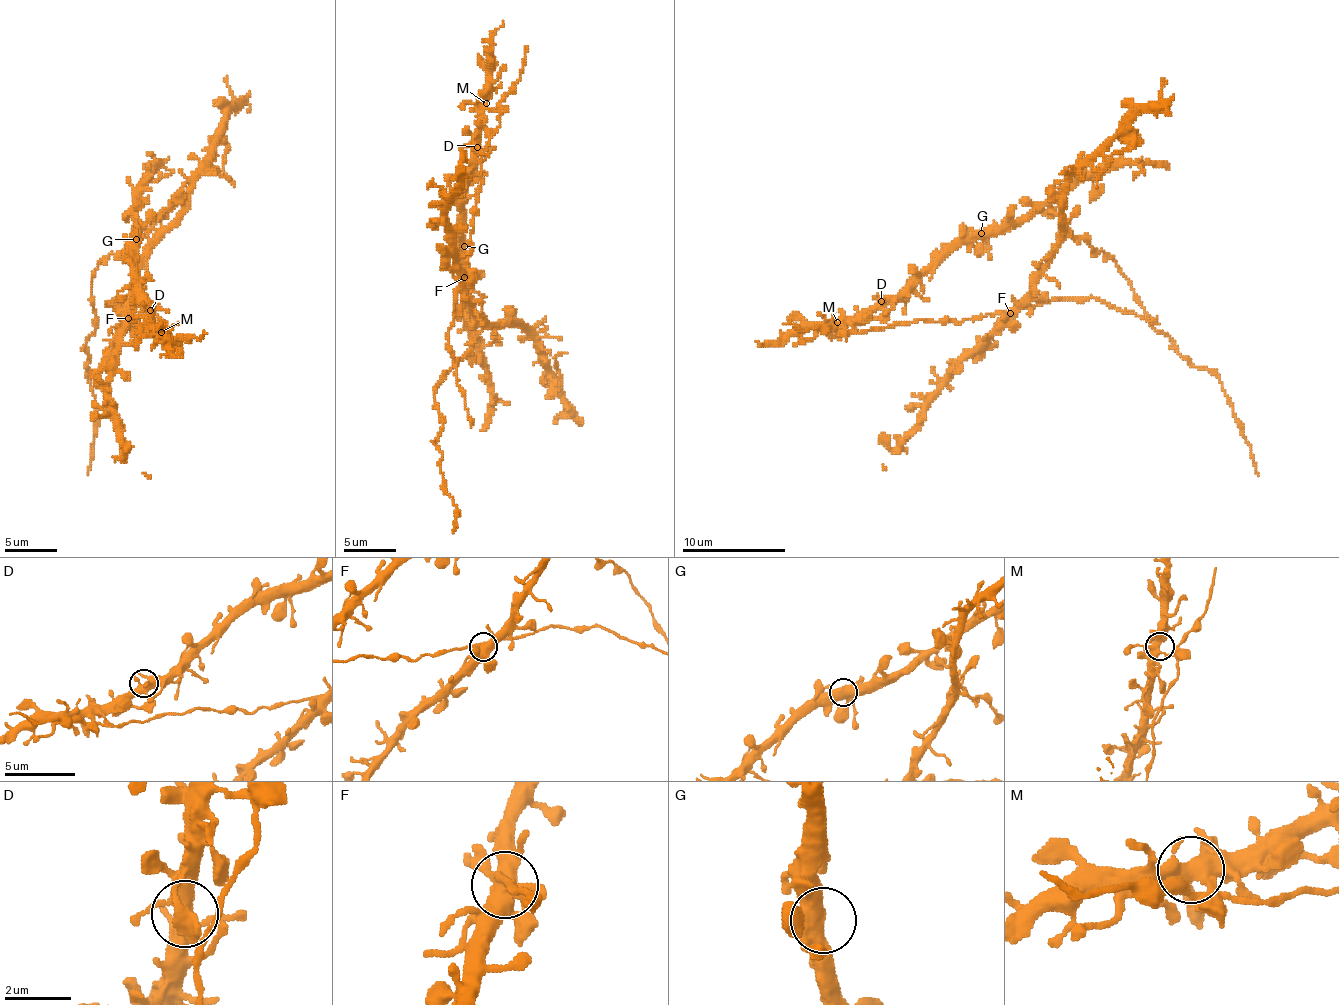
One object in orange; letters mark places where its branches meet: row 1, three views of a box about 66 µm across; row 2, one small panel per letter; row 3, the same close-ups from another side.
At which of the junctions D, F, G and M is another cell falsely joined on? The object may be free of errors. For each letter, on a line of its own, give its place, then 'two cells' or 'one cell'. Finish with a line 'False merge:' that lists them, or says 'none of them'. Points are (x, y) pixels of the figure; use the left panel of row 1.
D: at (150, 310); one cell
F: at (128, 318); one cell
G: at (136, 239); one cell
M: at (161, 332); one cell
False merge: none of them

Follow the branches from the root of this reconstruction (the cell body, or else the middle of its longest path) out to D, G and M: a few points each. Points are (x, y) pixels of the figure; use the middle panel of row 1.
D: (467, 266), (473, 207), (481, 184), (481, 152), (477, 147)
G: (467, 266), (473, 207), (481, 184), (480, 149), (476, 172), (465, 187), (464, 246)
M: (467, 266), (473, 207), (481, 184), (481, 147), (473, 137), (478, 126), (478, 111), (486, 103)

